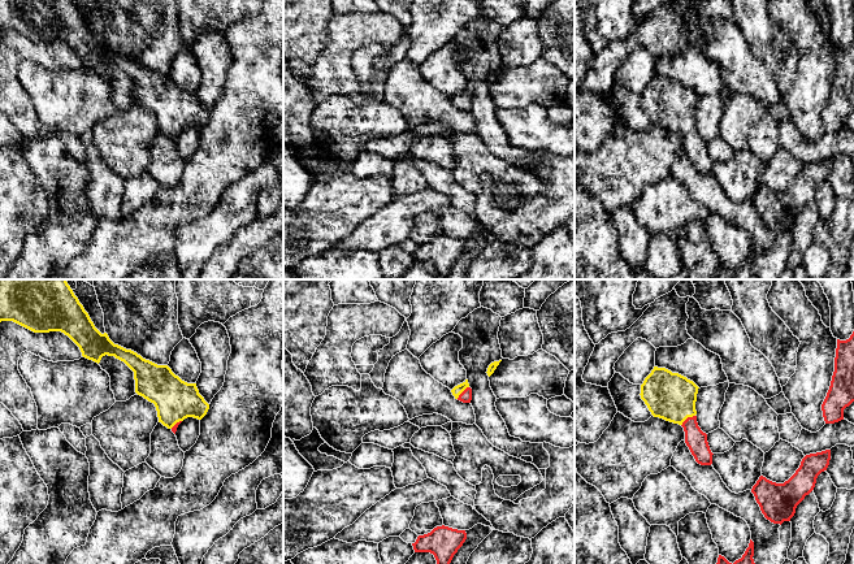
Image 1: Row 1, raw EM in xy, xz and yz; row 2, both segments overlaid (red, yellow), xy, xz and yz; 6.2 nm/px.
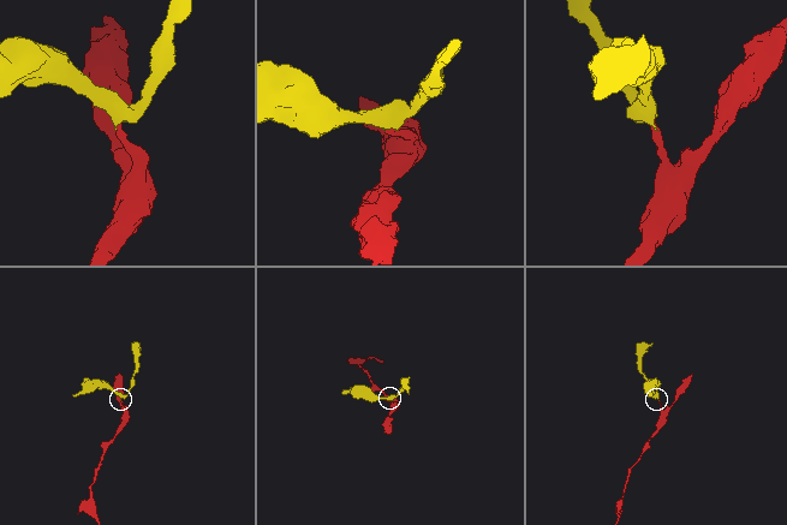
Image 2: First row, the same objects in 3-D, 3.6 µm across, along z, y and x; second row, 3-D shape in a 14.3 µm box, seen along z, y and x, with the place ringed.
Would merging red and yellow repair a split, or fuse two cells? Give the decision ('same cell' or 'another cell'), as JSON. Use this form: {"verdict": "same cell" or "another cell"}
{"verdict": "same cell"}

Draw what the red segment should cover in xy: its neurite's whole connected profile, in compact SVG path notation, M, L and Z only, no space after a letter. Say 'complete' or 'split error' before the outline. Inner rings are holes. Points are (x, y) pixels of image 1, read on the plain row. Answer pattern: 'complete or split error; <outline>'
split error; M0 0L1 30L13 30L34 42L61 40L79 56L83 66L97 73L105 64L123 70L134 81L135 101L155 113L159 131L174 143L185 127L201 129L209 118L196 92L182 90L168 74L146 69L136 61L114 53L107 42L101 43L73 0Z

